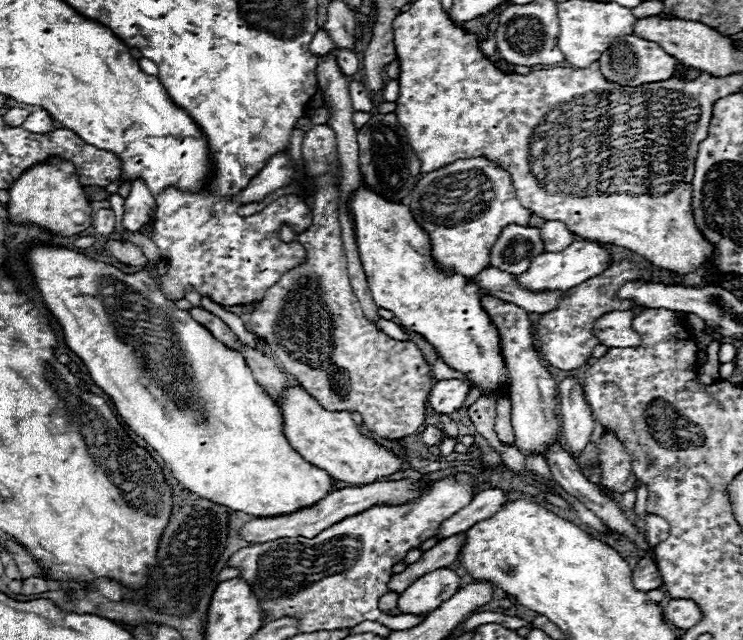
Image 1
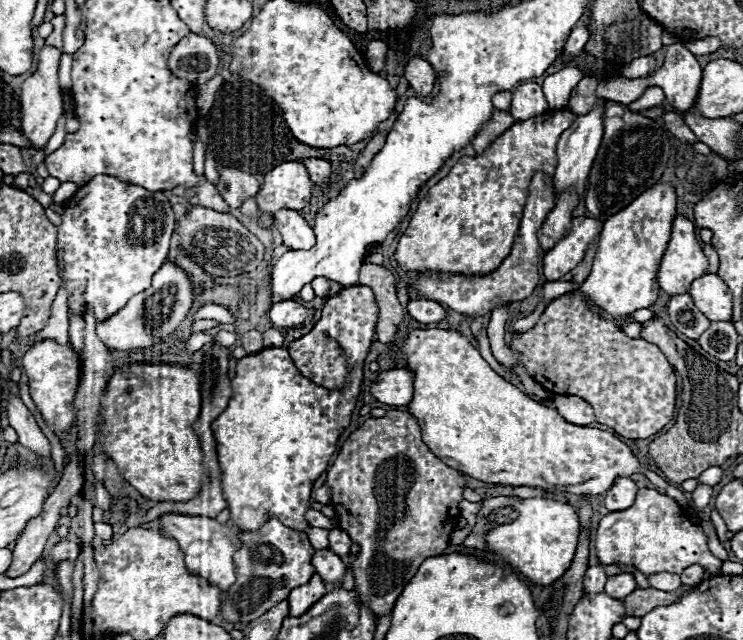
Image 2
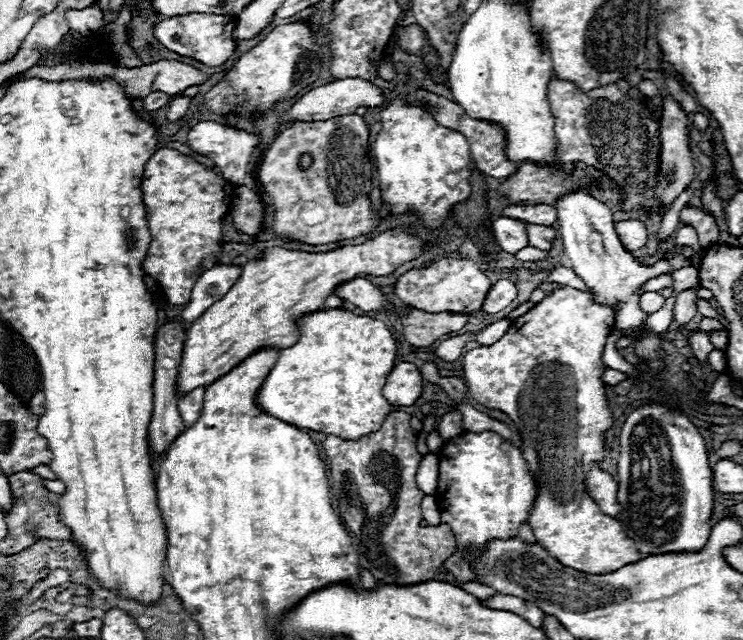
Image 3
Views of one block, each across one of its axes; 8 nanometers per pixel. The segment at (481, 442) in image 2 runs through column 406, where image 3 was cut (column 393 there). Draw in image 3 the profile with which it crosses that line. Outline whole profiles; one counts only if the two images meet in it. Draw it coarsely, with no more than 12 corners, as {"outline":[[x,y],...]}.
{"outline":[[348,310],[300,320],[258,406],[358,440],[392,404],[388,326]]}

